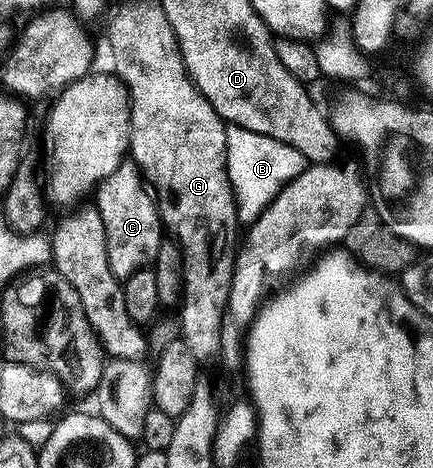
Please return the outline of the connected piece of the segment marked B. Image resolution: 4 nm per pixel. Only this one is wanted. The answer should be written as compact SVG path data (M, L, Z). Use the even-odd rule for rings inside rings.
M229 125L225 128L225 168L229 171L233 197L237 201L238 224L252 225L269 208L269 202L306 166L307 160L299 149L283 141L242 127Z

